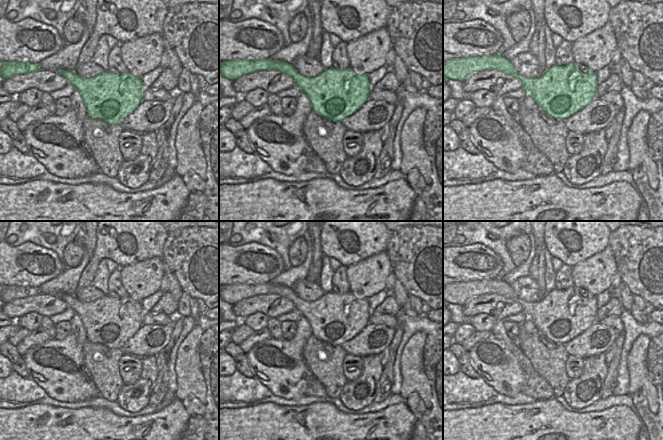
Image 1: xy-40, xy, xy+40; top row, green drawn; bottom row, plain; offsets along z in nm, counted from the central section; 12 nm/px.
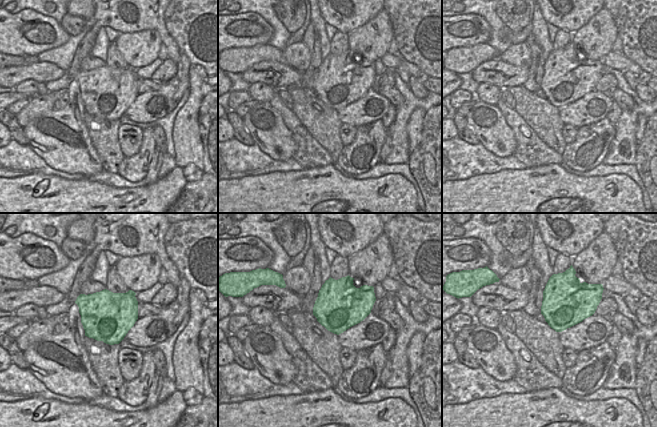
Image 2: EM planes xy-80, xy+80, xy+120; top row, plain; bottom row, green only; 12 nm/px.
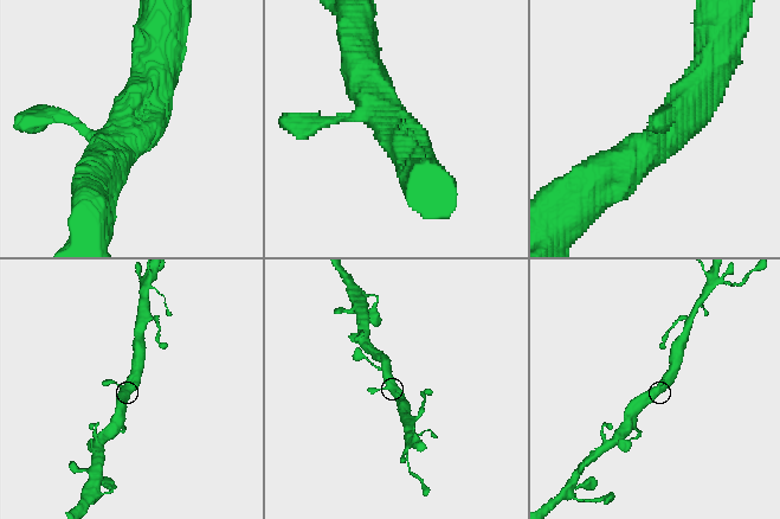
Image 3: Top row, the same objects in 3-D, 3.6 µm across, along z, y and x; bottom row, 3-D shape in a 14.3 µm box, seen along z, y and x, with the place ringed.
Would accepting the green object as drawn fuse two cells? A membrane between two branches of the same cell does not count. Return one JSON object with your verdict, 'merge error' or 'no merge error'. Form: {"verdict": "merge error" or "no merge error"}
{"verdict": "no merge error"}

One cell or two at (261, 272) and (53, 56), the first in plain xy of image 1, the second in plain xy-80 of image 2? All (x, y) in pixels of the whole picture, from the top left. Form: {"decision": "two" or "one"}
{"decision": "two"}

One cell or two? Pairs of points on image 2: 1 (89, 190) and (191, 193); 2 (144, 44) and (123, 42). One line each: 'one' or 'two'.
1: two
2: one

